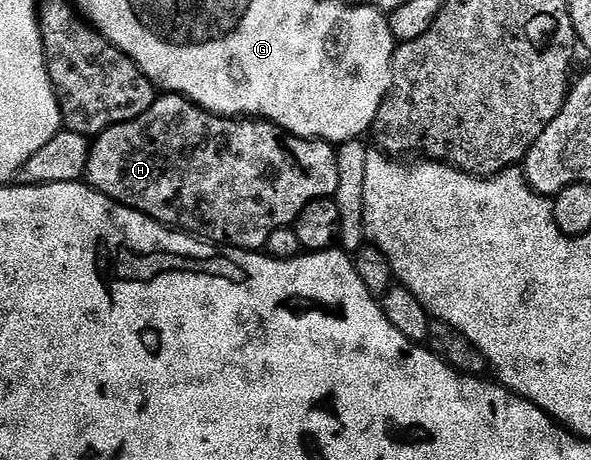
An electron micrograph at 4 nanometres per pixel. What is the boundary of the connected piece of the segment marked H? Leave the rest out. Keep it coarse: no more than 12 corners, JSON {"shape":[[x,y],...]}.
{"shape":[[162,94],[84,180],[167,228],[262,250],[334,197],[338,153]]}

